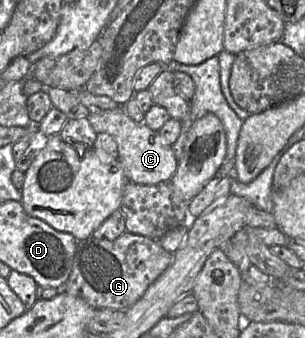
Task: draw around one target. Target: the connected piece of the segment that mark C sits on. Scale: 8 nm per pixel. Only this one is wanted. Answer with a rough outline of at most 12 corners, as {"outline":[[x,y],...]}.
{"outline":[[124,106],[89,114],[111,135],[129,181],[168,182],[178,167],[158,131]]}

